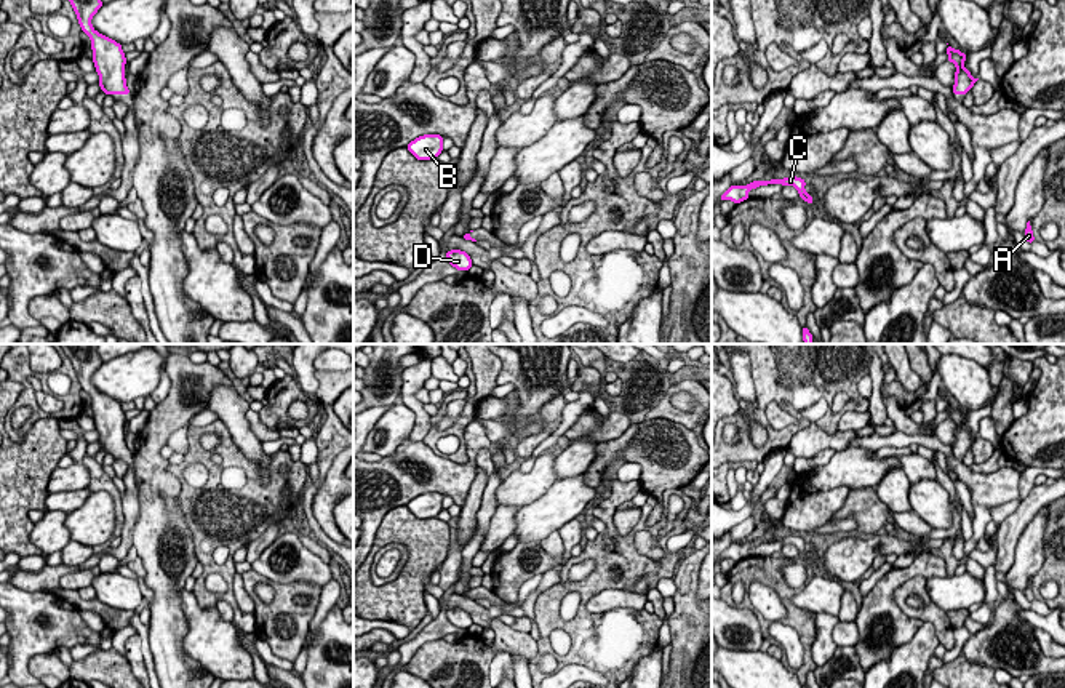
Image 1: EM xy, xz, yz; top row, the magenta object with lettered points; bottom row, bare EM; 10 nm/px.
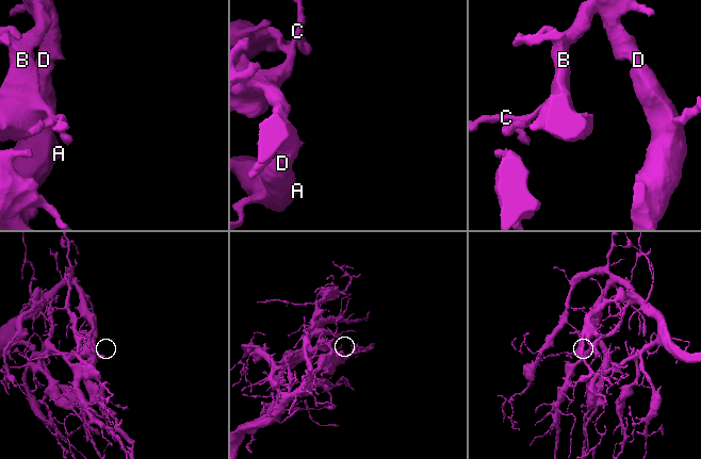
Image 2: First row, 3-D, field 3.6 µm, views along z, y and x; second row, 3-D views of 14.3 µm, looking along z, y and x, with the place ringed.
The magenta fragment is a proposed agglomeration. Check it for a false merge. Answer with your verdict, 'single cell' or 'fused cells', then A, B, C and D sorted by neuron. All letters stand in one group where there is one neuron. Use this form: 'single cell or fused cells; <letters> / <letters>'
single cell; A B C D

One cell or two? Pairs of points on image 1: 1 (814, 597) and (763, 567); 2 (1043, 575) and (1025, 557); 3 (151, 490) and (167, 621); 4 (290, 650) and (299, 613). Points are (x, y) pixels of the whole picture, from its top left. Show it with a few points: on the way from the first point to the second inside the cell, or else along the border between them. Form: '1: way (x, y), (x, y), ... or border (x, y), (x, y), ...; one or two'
1: border (790, 597), (795, 605), (814, 613); two
2: border (1045, 533), (1045, 564), (1029, 578); two
3: way (155, 522), (157, 565), (167, 576), (167, 589); one
4: way (290, 640), (296, 623); one

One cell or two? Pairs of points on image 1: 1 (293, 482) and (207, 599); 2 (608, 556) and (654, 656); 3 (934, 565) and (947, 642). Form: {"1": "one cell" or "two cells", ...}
{"1": "one cell", "2": "two cells", "3": "two cells"}

